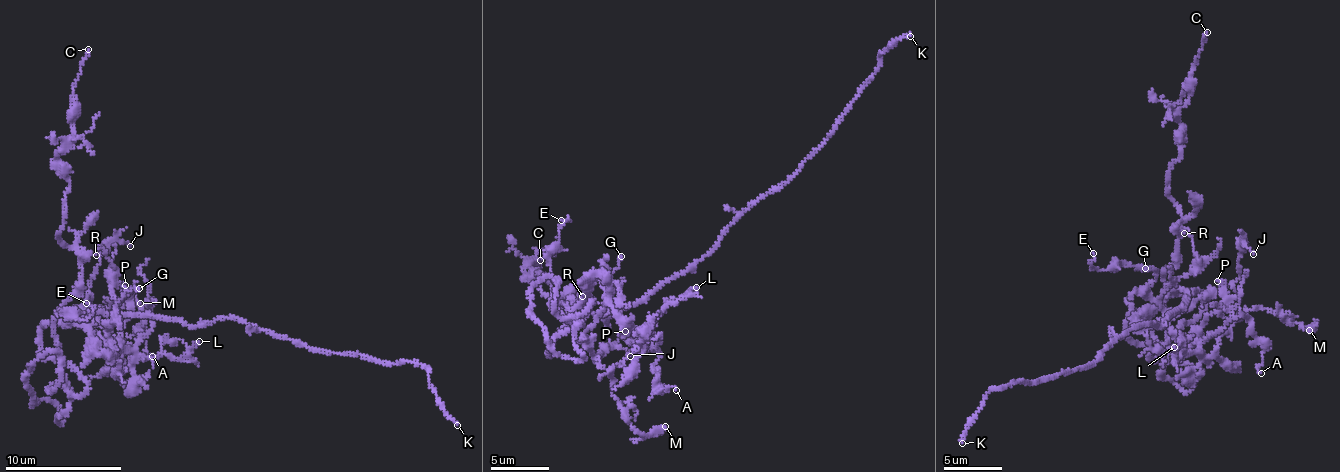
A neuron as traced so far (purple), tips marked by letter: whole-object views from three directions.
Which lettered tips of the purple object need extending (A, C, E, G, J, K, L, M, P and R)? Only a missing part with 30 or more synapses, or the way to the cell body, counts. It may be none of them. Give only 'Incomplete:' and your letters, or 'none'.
Incomplete: K

